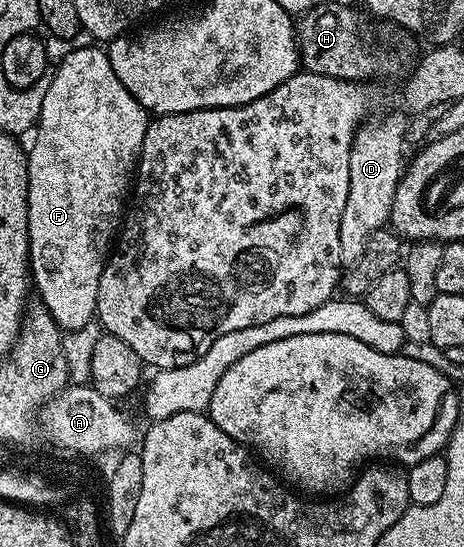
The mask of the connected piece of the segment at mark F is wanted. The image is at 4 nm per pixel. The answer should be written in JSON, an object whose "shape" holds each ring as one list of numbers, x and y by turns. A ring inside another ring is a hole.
{"shape":[[99,45,91,46,95,47,72,46,69,57,58,60,56,67,59,68,56,69,55,76,53,76,53,71,42,88,41,113,39,114,38,124,33,131,35,140,32,141,31,147,29,143,29,150,27,151,27,216,29,217,29,241,31,242,31,273,37,280,38,298,43,300,43,304,49,309,53,321,64,332,81,329,86,323,92,322,96,318,97,289,101,285,103,264,109,258,113,240,120,230,121,220,125,215,123,198,126,195,128,198,129,188,133,183,133,172,136,170,139,161,139,150,143,147,149,122,149,112,135,100,133,93,129,93,129,89,125,89,125,85,121,85,121,81,115,79,113,65,107,63,106,50]]}

